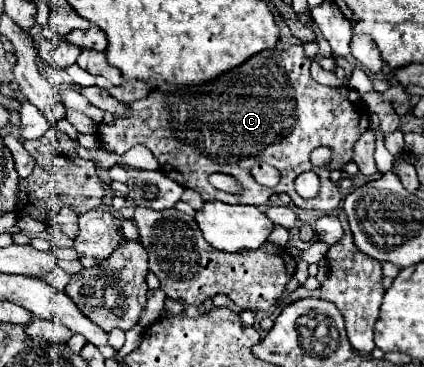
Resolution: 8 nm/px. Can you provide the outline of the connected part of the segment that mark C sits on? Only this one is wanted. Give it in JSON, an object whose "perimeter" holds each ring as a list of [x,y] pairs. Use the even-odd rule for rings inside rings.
{"perimeter":[[[293,45],[285,51],[279,49],[267,49],[249,61],[245,65],[217,77],[211,83],[205,85],[193,85],[189,89],[171,89],[171,85],[163,85],[161,89],[151,91],[143,101],[135,101],[131,105],[133,115],[115,119],[115,125],[101,123],[97,129],[99,143],[117,155],[127,153],[133,145],[145,145],[153,157],[159,161],[161,173],[177,181],[179,185],[187,189],[195,189],[205,201],[223,201],[223,203],[249,203],[249,205],[265,205],[273,193],[287,193],[295,207],[301,209],[317,209],[323,213],[333,213],[341,203],[341,193],[335,183],[331,183],[329,173],[333,169],[341,169],[347,161],[351,161],[353,145],[355,141],[369,129],[369,113],[365,113],[365,103],[361,95],[351,89],[351,103],[349,103],[349,89],[347,87],[325,87],[311,79],[309,75],[311,59],[305,55],[303,45]],[[317,147],[329,147],[331,149],[331,161],[323,167],[311,165],[311,151]],[[257,161],[273,163],[275,169],[281,173],[281,181],[277,187],[269,189],[251,177],[251,167]],[[303,171],[315,171],[321,179],[321,189],[317,197],[303,199],[295,191],[295,179]],[[211,173],[225,173],[239,181],[241,193],[225,193],[215,189],[209,183]]]}

